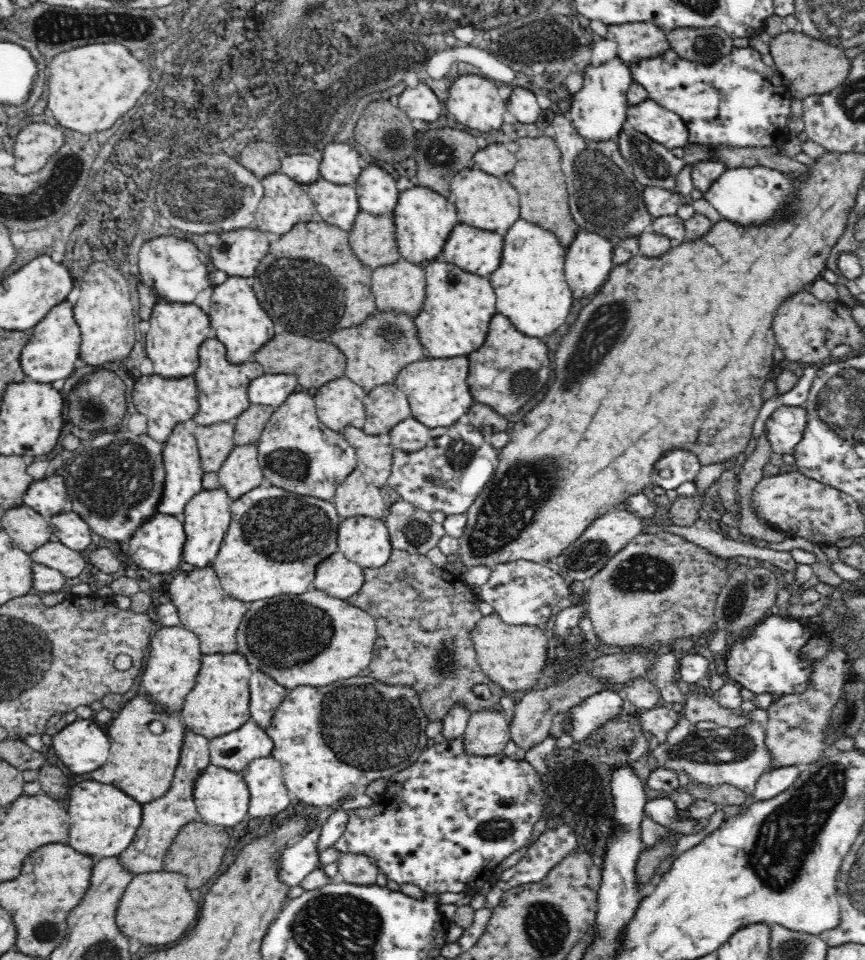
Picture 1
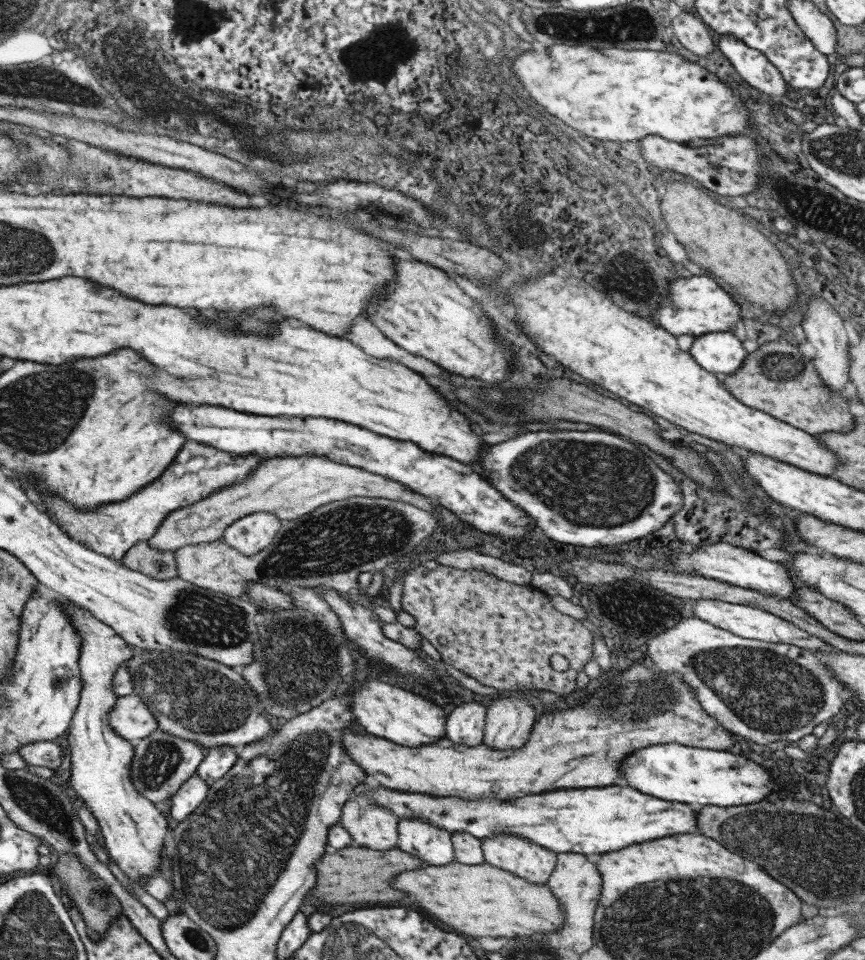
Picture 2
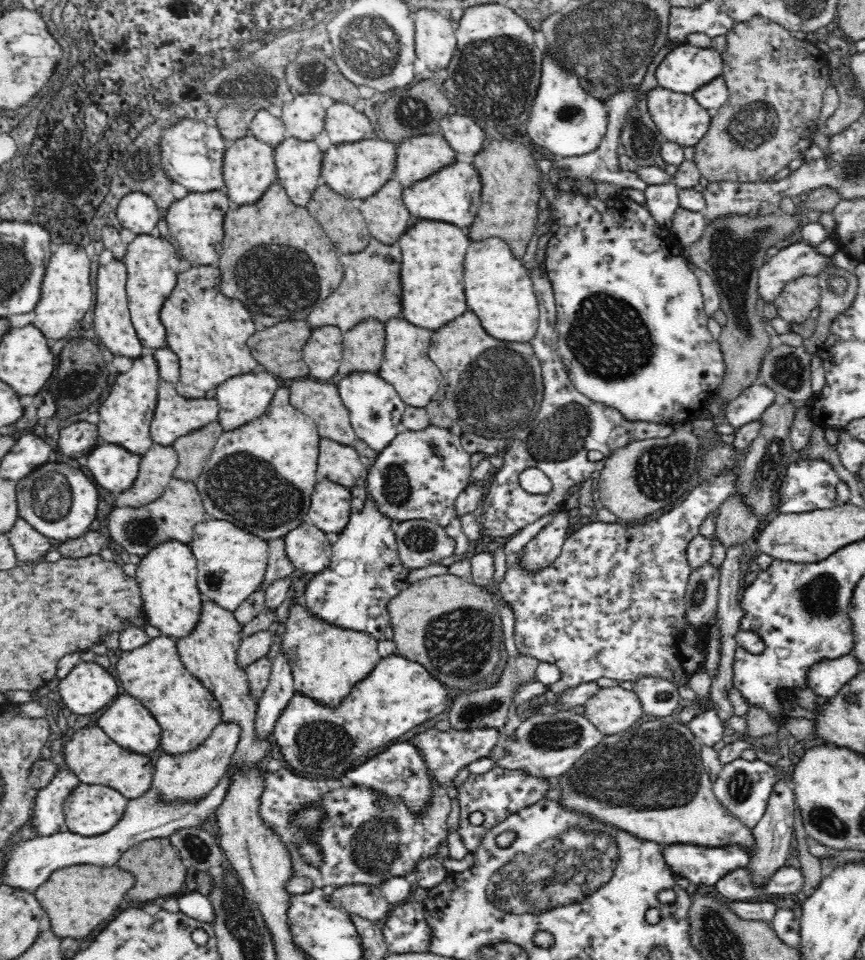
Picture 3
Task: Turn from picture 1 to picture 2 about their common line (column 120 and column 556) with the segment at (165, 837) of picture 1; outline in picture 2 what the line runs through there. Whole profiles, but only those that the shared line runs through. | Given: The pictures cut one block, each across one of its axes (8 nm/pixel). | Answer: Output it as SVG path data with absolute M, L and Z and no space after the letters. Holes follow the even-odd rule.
M510 833L486 837L482 841L482 850L486 863L534 884L547 882L554 872L559 855Z

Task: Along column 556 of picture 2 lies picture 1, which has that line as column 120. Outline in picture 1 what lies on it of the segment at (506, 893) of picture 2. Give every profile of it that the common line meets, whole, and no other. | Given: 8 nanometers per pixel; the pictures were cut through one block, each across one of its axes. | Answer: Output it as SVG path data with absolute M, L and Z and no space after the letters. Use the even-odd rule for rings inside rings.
M178 872L137 873L126 886L116 912L116 922L126 936L134 936L144 944L176 942L198 918L198 904L192 900L186 878Z

